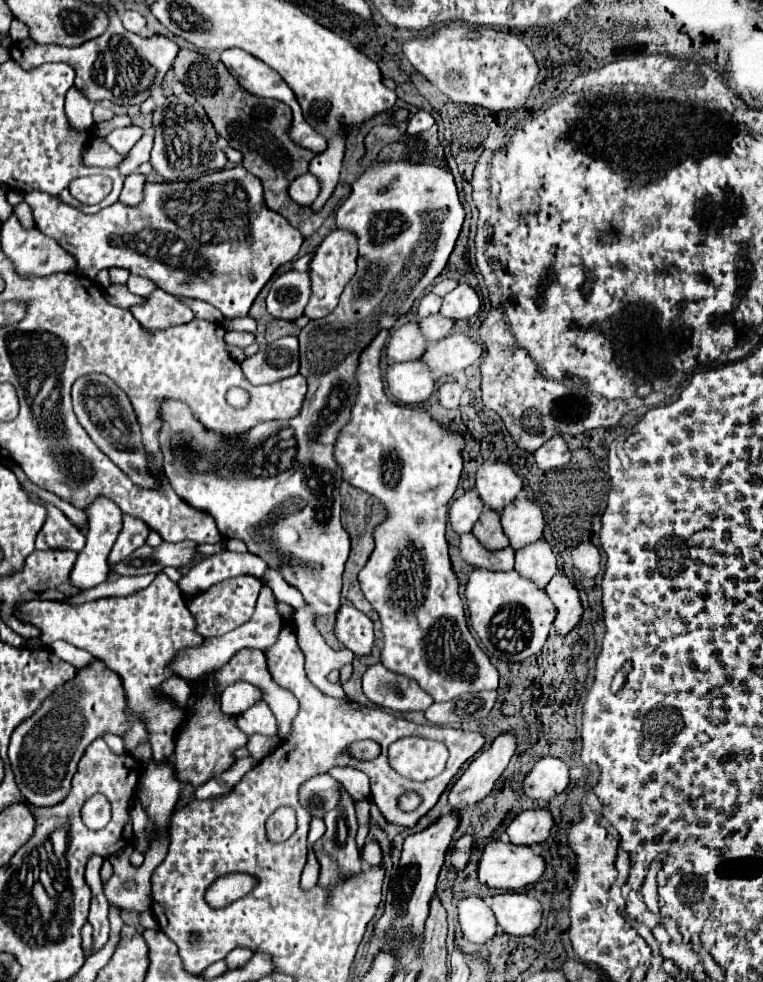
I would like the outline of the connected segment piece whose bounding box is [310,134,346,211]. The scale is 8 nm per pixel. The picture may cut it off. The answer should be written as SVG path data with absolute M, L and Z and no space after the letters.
M337 134L329 141L328 149L322 155L318 155L314 163L310 163L310 173L316 175L316 179L320 183L318 199L311 205L314 211L321 211L326 199L332 195L332 191L338 183L338 175L340 175L345 153L346 140Z

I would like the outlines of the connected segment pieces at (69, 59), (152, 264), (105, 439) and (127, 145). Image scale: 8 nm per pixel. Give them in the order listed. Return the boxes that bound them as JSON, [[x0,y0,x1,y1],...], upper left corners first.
[[18,15,178,105],[24,165,304,319],[72,375,156,487],[106,125,142,153]]

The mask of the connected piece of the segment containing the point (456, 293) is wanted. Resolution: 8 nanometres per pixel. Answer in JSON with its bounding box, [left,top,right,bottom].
[440,283,480,321]

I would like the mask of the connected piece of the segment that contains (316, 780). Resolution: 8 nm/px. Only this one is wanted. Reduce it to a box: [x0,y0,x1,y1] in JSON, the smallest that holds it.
[298,773,338,815]

